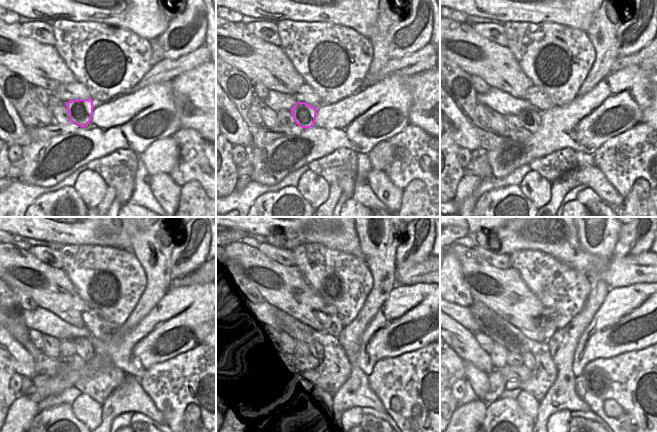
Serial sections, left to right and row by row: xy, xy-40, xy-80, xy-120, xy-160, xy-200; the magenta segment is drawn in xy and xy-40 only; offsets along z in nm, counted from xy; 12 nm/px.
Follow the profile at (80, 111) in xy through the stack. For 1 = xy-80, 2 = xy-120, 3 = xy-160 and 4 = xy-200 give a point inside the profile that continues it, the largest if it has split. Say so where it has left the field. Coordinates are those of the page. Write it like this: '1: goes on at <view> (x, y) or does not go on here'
1: goes on at xy-80 (530, 117)
2: goes on at xy-120 (83, 346)
3: goes on at xy-160 (302, 349)
4: goes on at xy-200 (528, 360)

